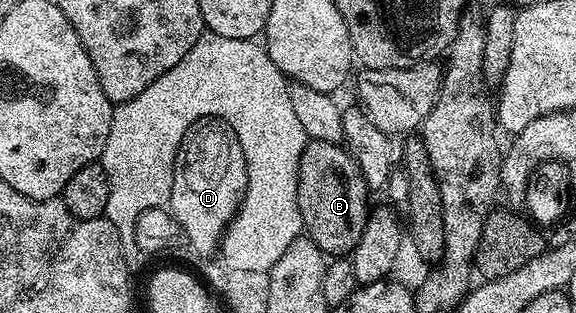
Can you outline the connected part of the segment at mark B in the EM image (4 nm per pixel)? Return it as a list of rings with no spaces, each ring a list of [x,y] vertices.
[[[308,141],[307,146],[301,152],[301,160],[299,161],[297,204],[301,212],[306,237],[316,242],[324,255],[347,256],[354,250],[355,245],[361,240],[361,232],[367,223],[369,213],[367,197],[369,197],[369,191],[365,180],[355,161],[340,143]]]

